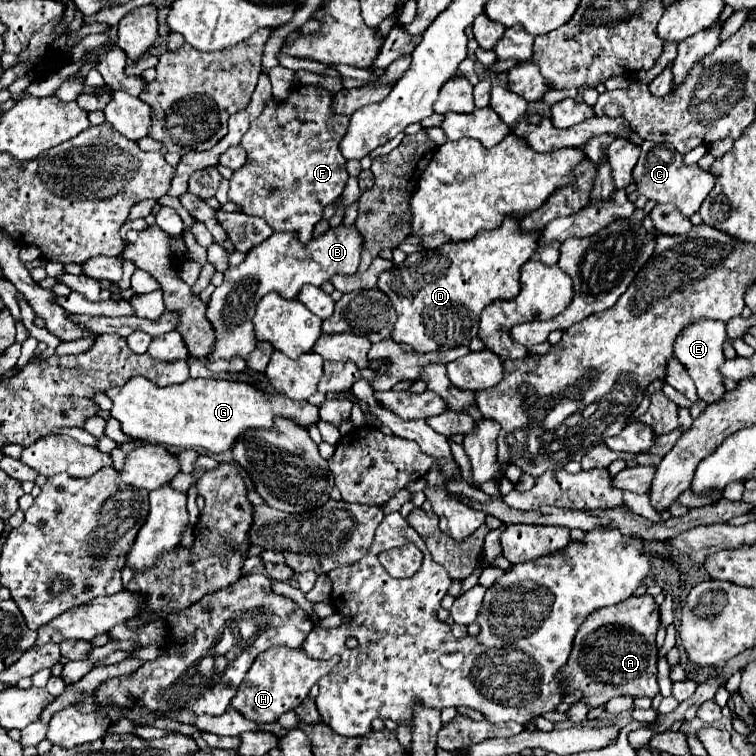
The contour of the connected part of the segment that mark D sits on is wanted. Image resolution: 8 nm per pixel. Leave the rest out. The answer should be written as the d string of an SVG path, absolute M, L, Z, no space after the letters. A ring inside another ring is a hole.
M506 217L502 227L494 231L480 231L470 241L410 253L402 265L382 273L378 289L390 297L398 313L392 339L410 345L418 353L470 345L478 335L482 309L492 301L514 299L520 293L520 267L536 251L538 233L522 233L518 223L516 217ZM436 261L450 263L440 265Z

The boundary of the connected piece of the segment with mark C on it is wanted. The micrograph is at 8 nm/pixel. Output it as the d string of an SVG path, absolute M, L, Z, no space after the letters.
M652 141L642 143L642 153L632 171L632 177L638 187L638 193L644 195L648 201L670 203L680 209L680 213L684 213L686 217L692 217L700 209L710 189L714 189L712 173L700 169L698 165L684 165L682 155L676 153L676 149L672 149L670 145L656 145Z

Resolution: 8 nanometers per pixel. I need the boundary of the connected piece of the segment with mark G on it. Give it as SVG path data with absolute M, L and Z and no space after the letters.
M132 377L124 387L108 389L106 393L112 399L112 417L122 423L122 431L138 441L148 443L160 443L160 445L172 445L182 449L206 449L210 453L224 453L230 451L236 443L236 437L240 433L246 433L248 429L272 429L276 419L290 419L302 427L316 425L320 421L318 407L310 405L308 401L292 401L284 395L272 395L262 389L256 389L248 383L236 383L226 379L186 379L180 385L168 385L168 387L156 387L152 381L144 377Z

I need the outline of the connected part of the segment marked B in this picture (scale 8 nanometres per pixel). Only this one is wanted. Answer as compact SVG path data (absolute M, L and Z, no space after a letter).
M340 225L336 229L328 229L322 237L312 239L308 245L302 245L292 233L274 233L272 237L268 237L268 241L256 245L256 249L250 249L246 253L246 259L238 267L232 267L224 273L224 283L216 287L210 297L206 317L214 327L216 341L206 361L230 361L236 355L250 355L256 347L256 335L252 329L254 309L266 293L276 291L284 299L296 299L302 285L306 283L320 287L336 273L354 275L360 265L360 251L362 239L354 225Z

